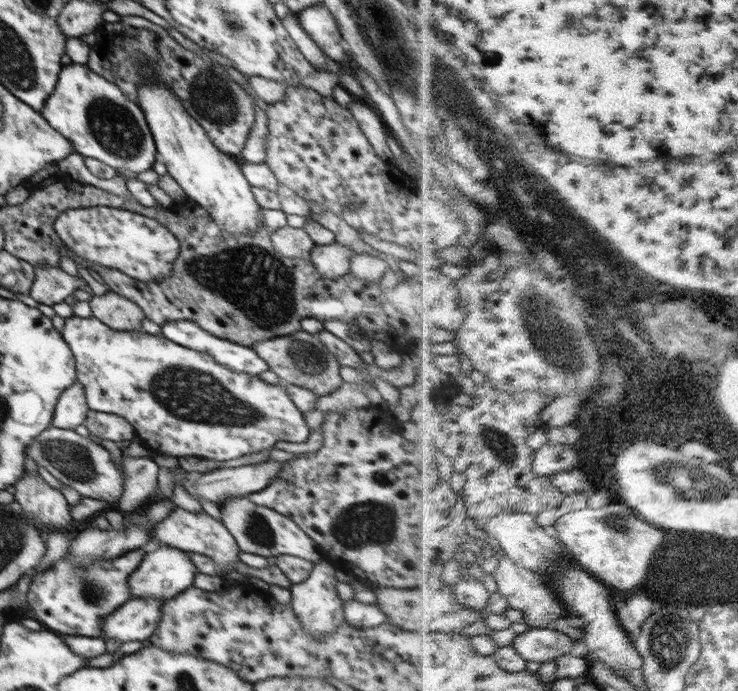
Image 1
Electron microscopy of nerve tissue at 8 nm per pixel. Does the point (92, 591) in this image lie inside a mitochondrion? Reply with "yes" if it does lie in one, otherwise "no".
yes

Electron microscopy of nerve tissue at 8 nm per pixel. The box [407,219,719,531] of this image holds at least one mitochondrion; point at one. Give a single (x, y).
(540, 313)

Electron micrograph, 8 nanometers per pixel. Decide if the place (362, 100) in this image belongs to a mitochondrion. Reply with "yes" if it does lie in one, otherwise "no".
no

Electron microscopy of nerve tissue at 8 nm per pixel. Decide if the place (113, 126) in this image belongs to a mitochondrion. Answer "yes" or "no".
yes

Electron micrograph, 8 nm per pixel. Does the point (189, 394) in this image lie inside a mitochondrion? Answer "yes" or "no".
yes

